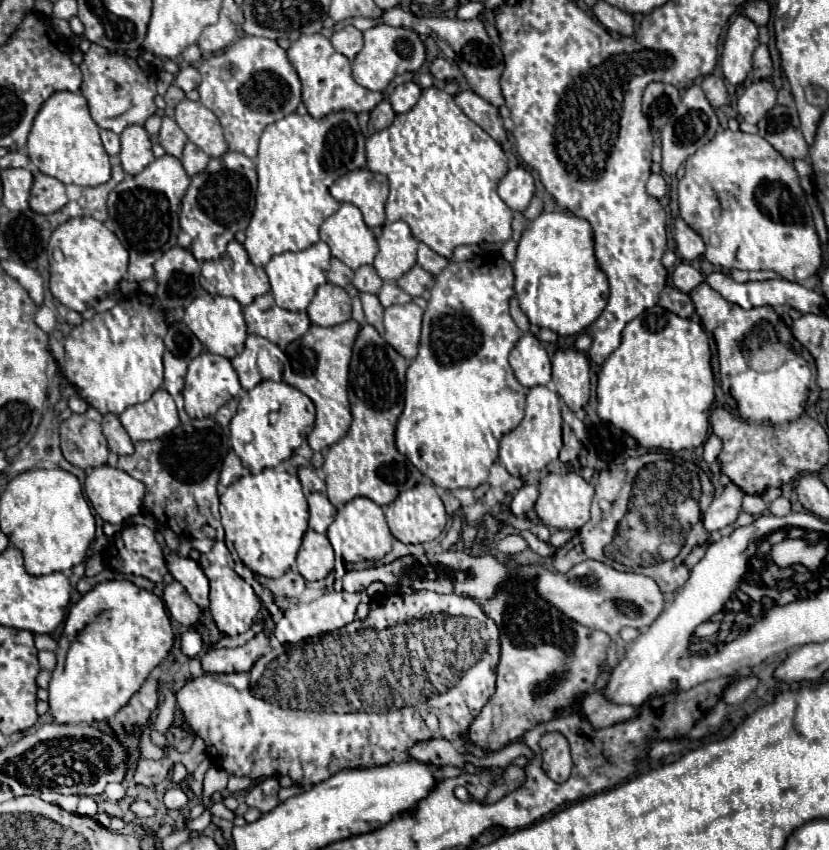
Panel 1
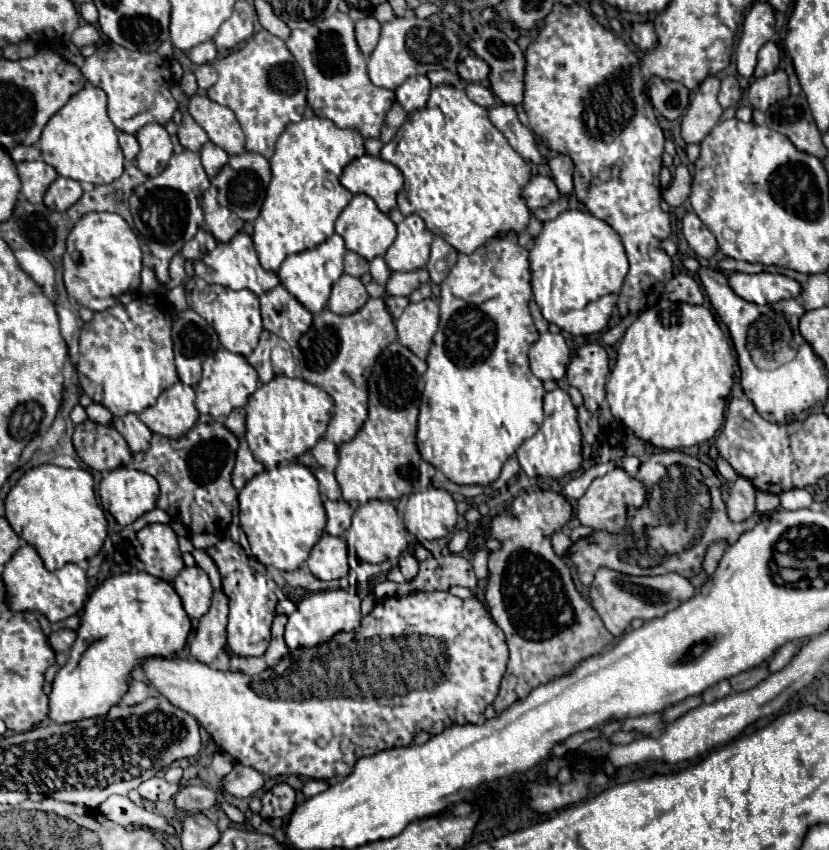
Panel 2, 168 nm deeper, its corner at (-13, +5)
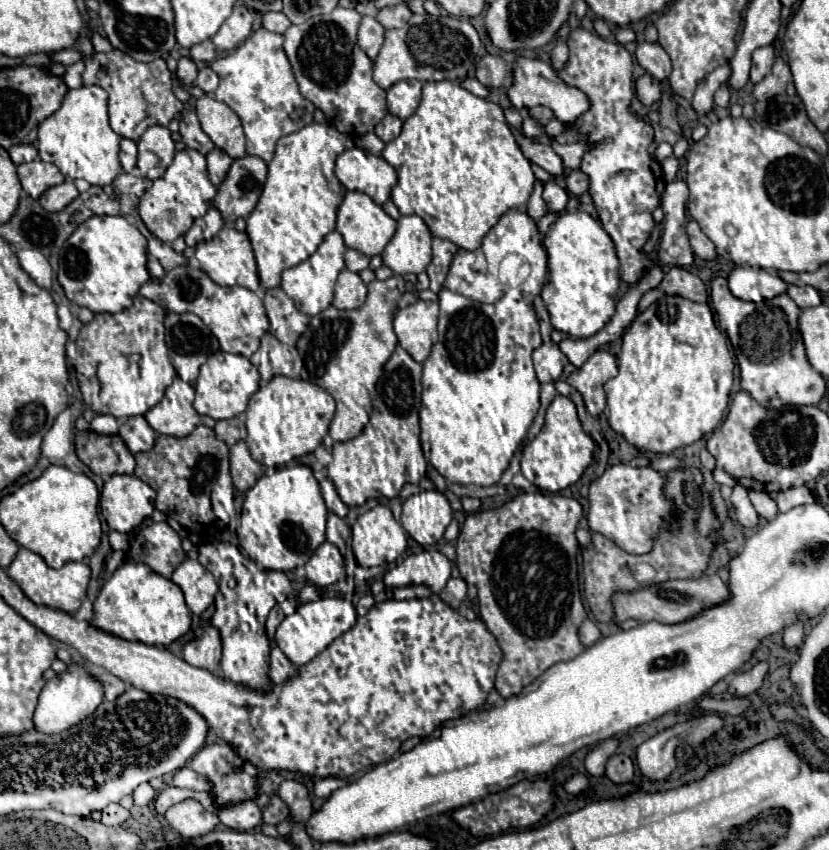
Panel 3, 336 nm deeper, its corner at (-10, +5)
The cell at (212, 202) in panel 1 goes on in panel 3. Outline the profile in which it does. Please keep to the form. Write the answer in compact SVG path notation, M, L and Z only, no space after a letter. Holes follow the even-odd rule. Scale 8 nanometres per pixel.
M258 156L236 158L218 186L212 206L224 216L226 226L234 226L236 218L248 218L256 208L262 186L266 182L266 162Z

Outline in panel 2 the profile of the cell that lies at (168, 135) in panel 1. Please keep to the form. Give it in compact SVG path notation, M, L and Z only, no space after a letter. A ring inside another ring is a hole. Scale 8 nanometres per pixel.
M189 114L183 116L183 122L179 126L177 136L179 136L181 146L187 148L187 150L193 150L193 152L199 152L201 146L209 140L209 136L205 134L205 130Z

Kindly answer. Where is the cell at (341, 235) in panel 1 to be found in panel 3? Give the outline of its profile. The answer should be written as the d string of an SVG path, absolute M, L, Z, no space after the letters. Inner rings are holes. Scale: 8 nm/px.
M346 192L344 202L338 208L338 220L336 220L336 230L342 234L344 244L348 248L354 248L362 254L376 256L384 250L384 246L390 242L390 238L396 232L396 220L392 220L374 200L362 192Z

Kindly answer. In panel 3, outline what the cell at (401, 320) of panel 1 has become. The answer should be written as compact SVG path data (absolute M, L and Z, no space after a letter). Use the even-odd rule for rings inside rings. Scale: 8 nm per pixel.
M418 300L416 304L402 308L394 318L394 330L400 346L420 364L428 358L436 340L438 314L438 302Z

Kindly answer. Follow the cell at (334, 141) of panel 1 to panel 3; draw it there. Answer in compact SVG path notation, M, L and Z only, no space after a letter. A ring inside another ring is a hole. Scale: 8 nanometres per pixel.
M312 122L278 140L274 158L268 164L268 180L262 196L246 220L246 234L252 242L264 288L280 286L282 270L292 268L314 254L324 236L334 230L336 210L344 198L342 184L334 176L334 162L338 154L352 144L348 134L338 132L328 122Z

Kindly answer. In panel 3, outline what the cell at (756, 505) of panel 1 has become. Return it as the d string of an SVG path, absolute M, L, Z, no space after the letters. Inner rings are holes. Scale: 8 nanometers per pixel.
M750 490L750 502L754 504L756 512L766 518L766 520L772 520L776 514L778 514L778 508L776 508L776 502L768 496L768 492L758 492L758 490Z

